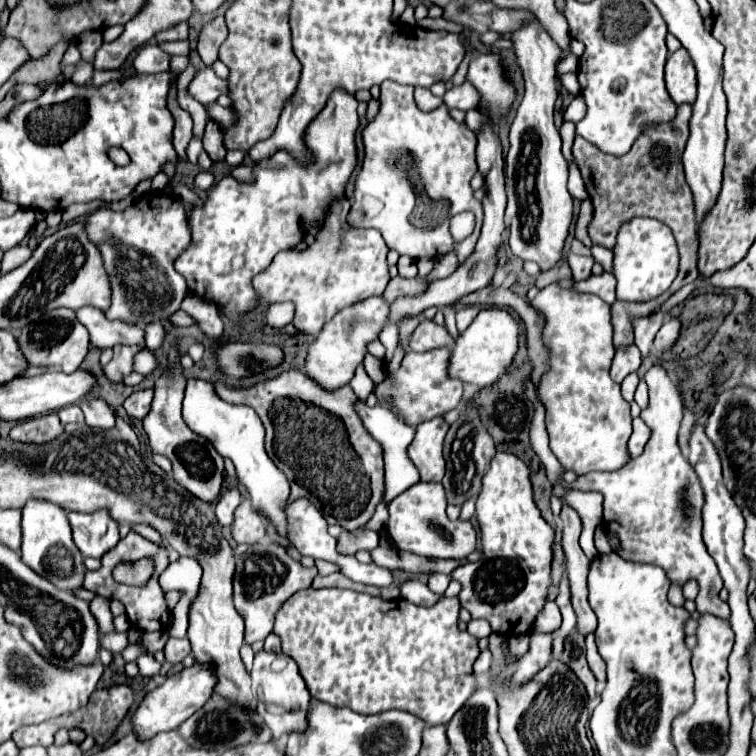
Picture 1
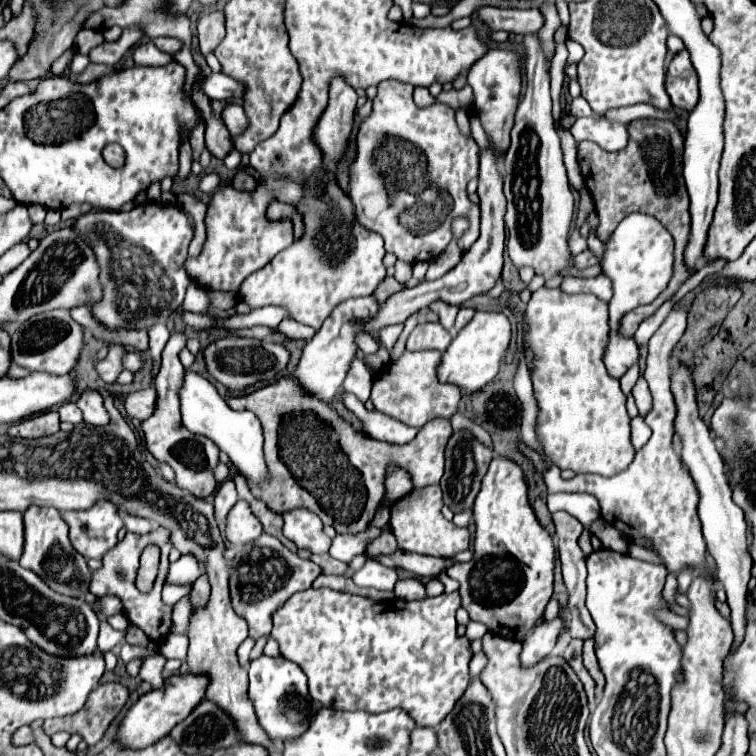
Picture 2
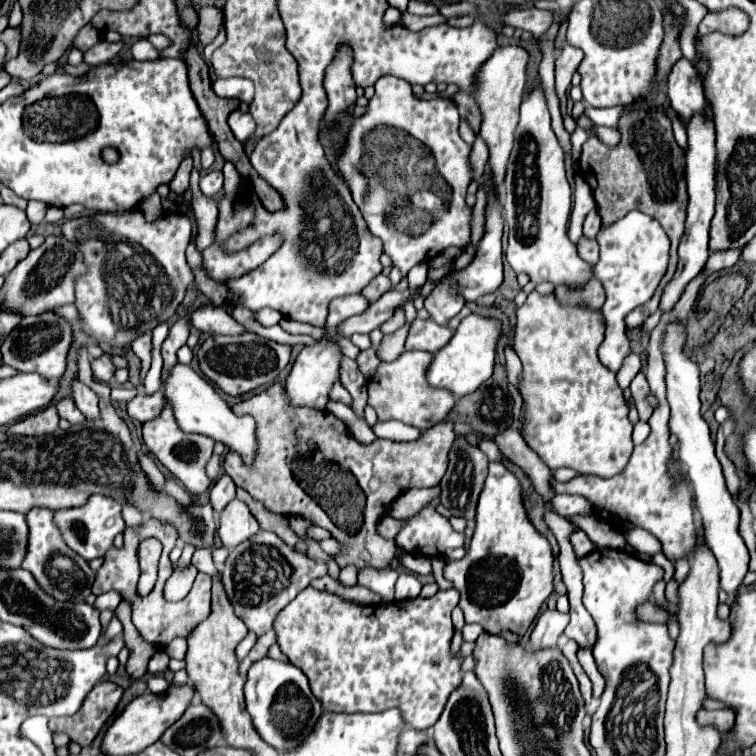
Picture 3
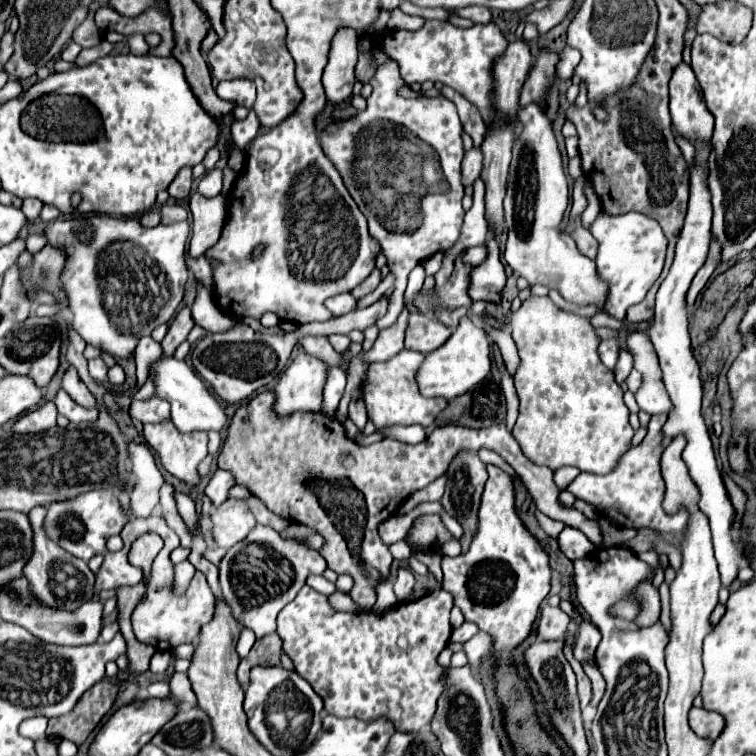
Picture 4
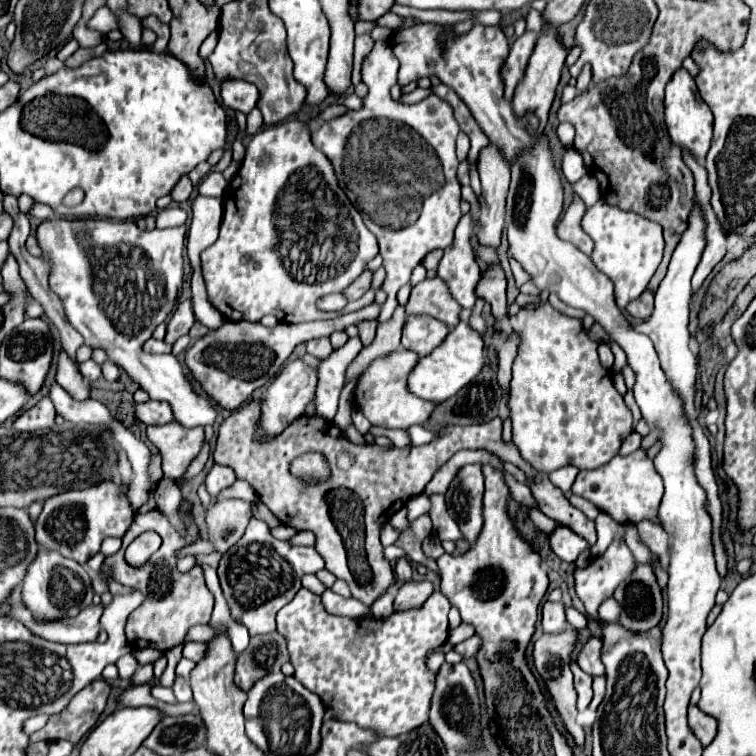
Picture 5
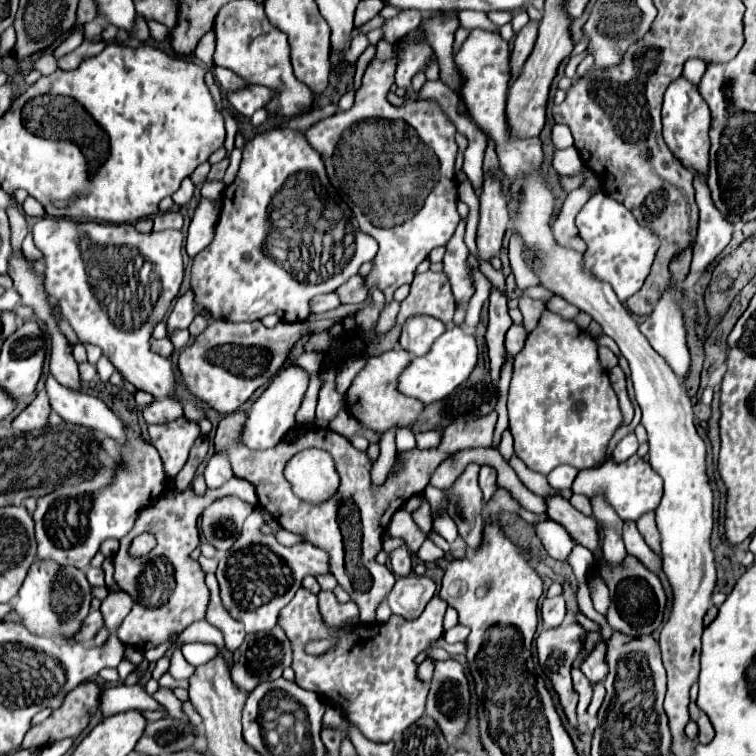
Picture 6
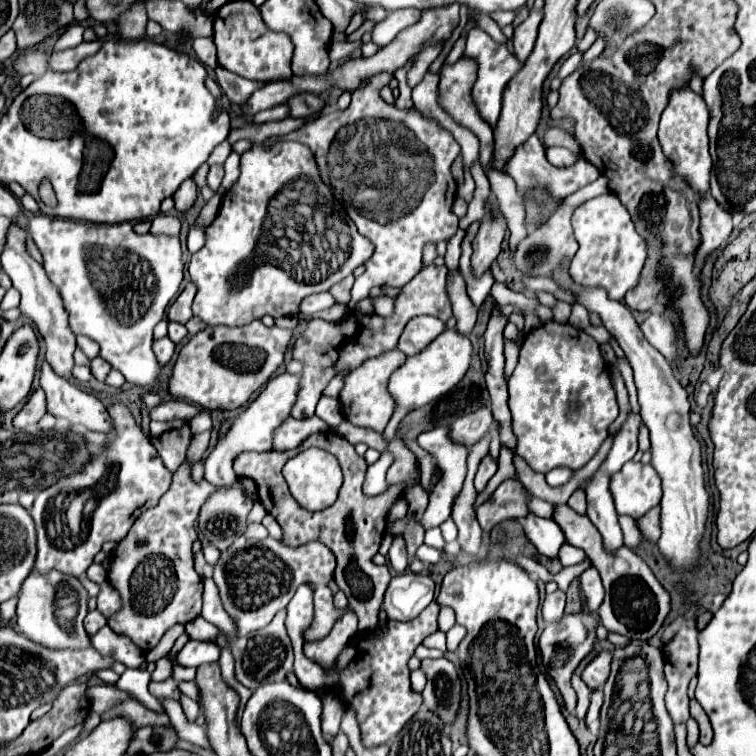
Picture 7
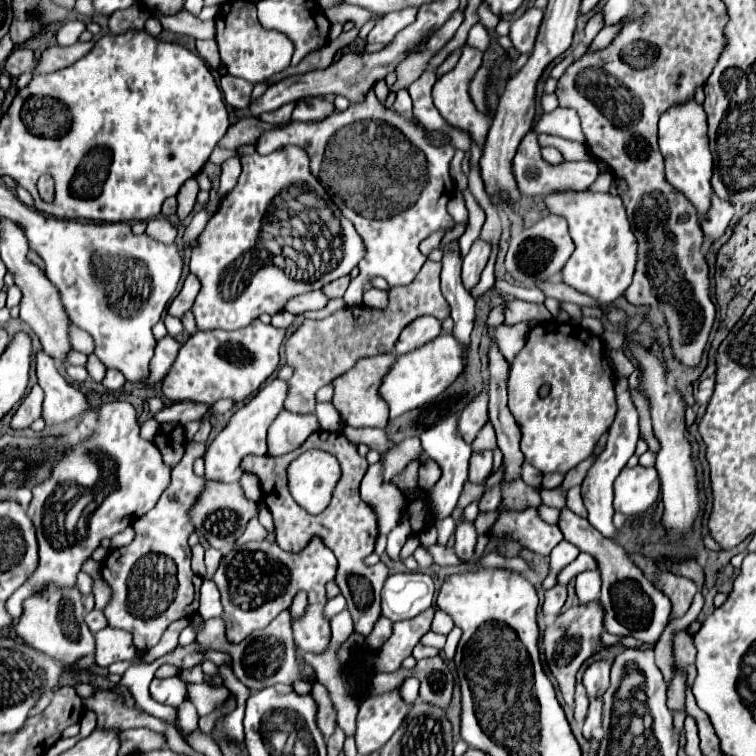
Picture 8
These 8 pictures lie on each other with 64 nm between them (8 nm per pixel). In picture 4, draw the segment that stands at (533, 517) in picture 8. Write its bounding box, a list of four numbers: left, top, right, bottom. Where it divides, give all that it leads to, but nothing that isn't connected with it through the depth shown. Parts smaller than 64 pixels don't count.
[558,528,596,560]

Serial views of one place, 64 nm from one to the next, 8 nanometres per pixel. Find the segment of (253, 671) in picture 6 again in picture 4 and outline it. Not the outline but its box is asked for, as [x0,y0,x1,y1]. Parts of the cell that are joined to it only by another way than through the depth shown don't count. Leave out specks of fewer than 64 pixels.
[238,632,282,688]

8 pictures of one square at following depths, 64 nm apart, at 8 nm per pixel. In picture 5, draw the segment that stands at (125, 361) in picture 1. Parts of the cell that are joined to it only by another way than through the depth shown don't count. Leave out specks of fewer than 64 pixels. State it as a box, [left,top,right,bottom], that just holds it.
[80,360,102,380]

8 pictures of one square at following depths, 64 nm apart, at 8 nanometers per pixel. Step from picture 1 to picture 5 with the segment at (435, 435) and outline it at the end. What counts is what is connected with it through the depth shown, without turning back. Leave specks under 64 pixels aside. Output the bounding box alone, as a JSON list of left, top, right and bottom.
[214,402,596,606]

